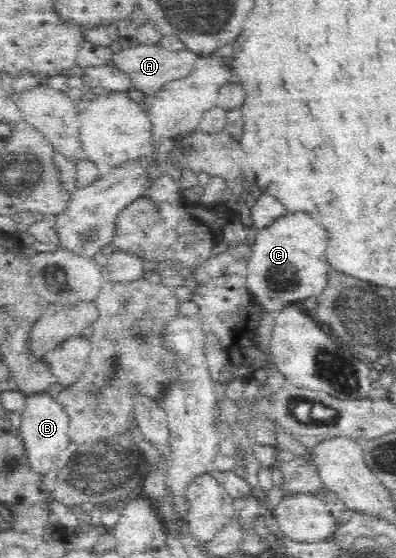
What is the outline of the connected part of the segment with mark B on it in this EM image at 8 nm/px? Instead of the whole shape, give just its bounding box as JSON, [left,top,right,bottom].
[20,392,71,475]

